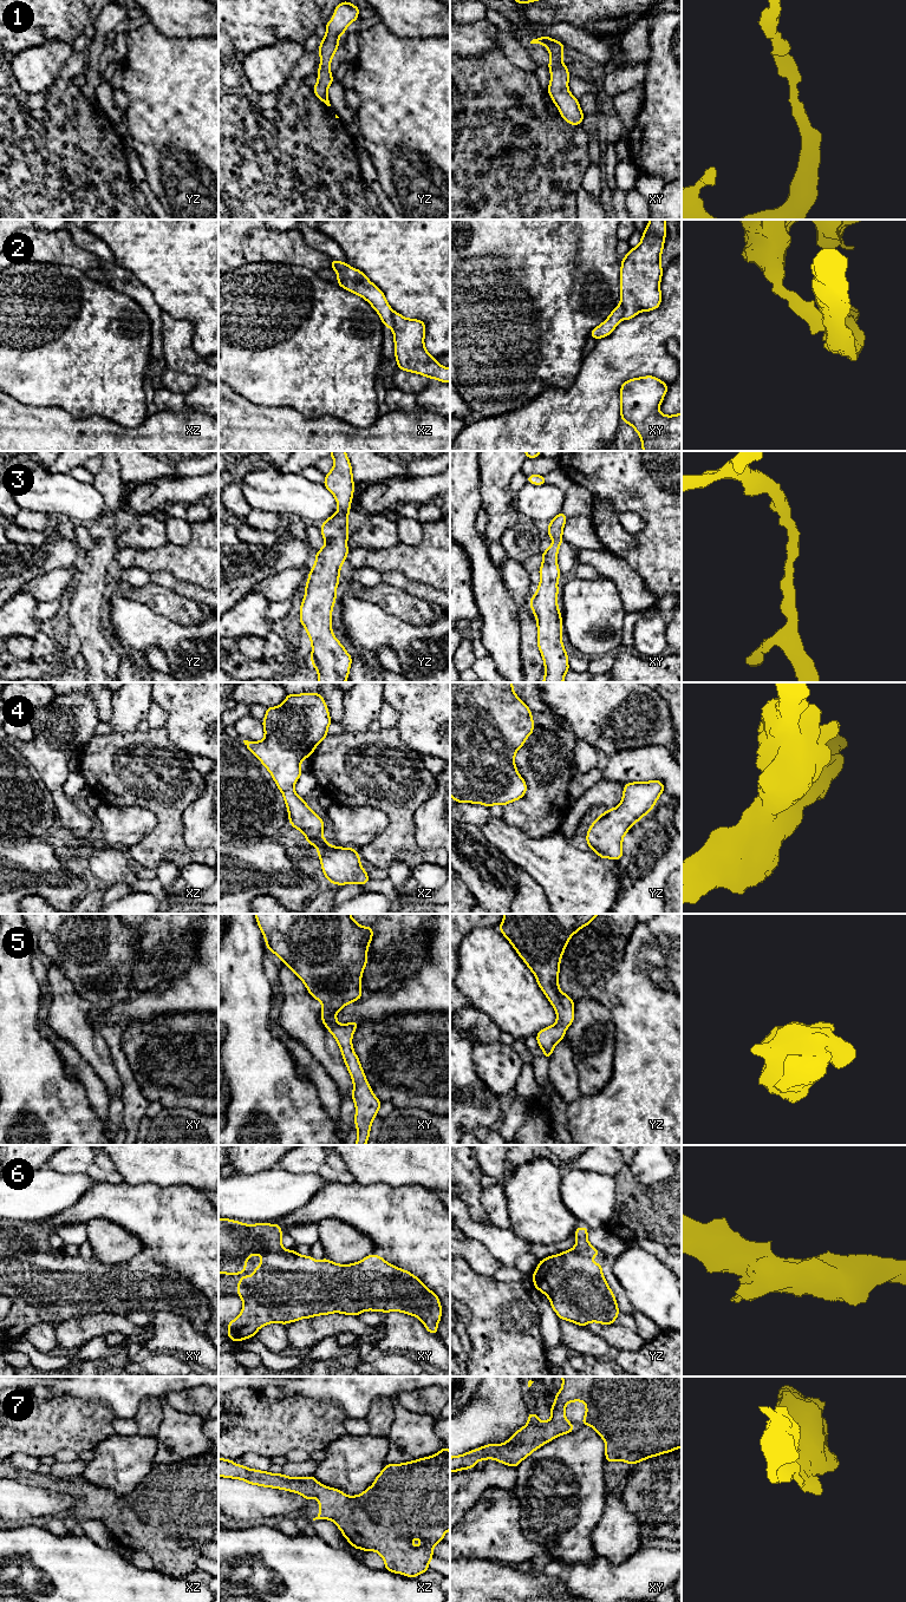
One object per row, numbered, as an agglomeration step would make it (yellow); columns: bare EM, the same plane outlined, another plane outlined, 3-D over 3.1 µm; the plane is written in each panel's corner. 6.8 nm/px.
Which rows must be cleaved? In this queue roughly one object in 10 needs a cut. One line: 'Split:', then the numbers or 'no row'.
Split: 2

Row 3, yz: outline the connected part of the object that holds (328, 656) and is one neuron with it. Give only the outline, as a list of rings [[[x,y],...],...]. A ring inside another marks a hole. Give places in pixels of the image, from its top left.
[[[331,451],[330,456],[334,464],[325,476],[324,485],[334,495],[339,509],[320,528],[325,545],[315,552],[315,563],[305,584],[300,623],[311,639],[311,661],[318,672],[318,681],[345,682],[348,680],[352,658],[334,636],[331,627],[340,568],[348,554],[347,516],[351,511],[354,483],[346,452]]]

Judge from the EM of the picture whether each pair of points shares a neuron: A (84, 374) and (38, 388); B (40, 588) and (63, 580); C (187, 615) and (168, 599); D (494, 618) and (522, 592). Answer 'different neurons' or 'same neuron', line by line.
A: same neuron
B: same neuron
C: same neuron
D: different neurons

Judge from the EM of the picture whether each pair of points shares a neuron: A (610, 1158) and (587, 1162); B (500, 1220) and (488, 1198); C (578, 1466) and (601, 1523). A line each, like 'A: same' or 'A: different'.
A: same
B: same
C: same

